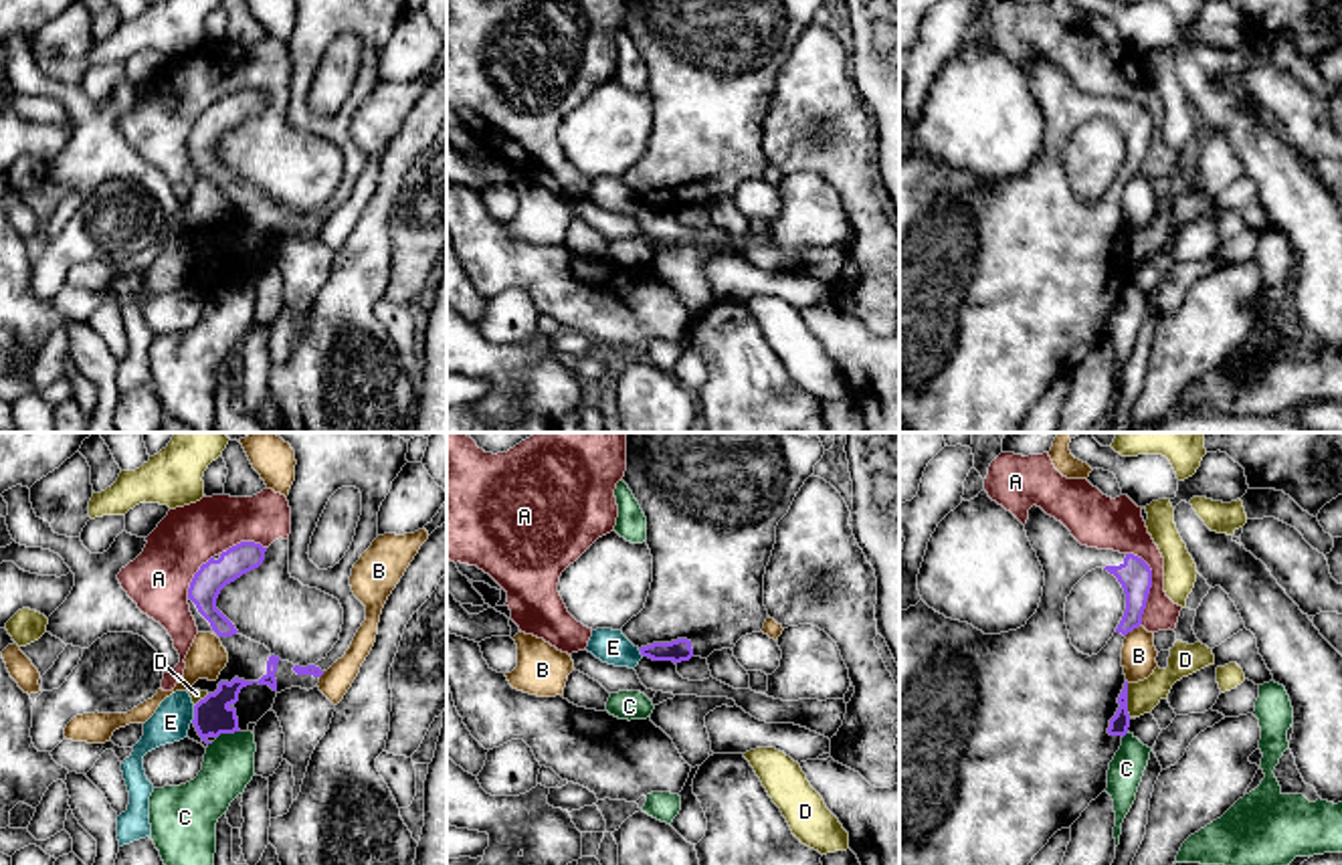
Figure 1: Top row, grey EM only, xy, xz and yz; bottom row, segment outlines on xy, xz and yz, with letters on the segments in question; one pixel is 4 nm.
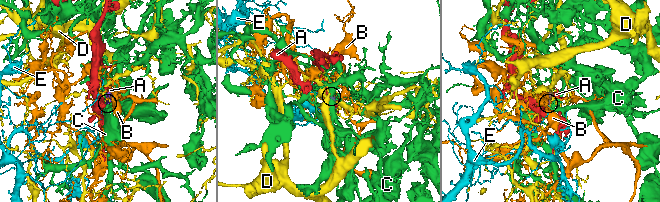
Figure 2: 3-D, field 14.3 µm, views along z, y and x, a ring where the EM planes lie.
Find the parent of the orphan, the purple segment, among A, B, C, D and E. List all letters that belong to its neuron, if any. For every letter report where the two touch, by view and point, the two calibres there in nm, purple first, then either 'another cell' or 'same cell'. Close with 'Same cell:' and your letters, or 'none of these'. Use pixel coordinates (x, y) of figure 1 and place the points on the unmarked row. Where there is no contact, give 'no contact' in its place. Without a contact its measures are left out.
A: yz (1151, 132) | 140/180 nm | another cell
B: yz (1132, 176) | 140/140 nm | another cell
C: xy (227, 279) | 150/200 nm | another cell
D: yz (1126, 247) | 80/120 nm | another cell
E: xy (195, 261) | 150/150 nm | another cell
Same cell: none of these

